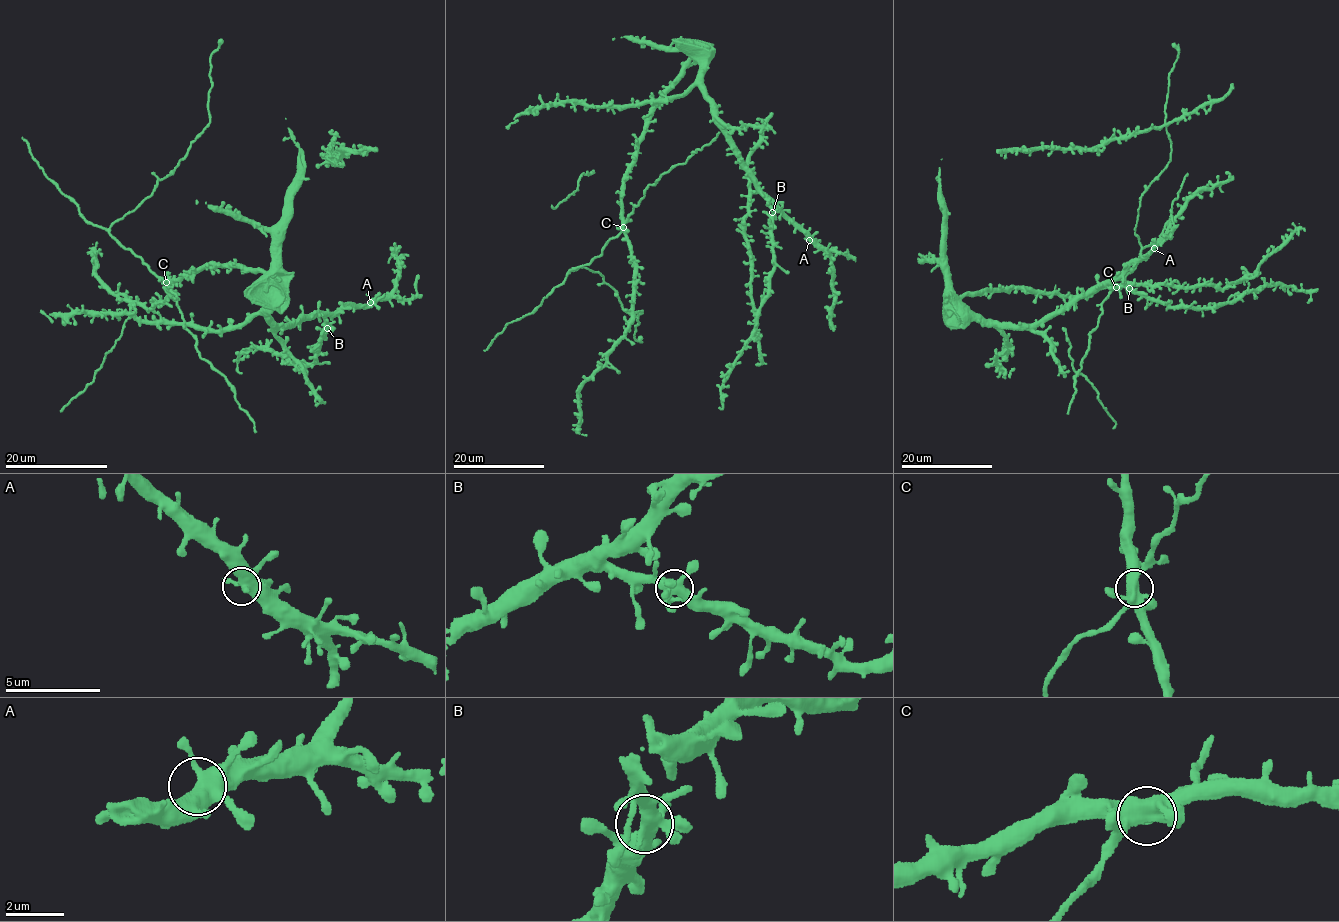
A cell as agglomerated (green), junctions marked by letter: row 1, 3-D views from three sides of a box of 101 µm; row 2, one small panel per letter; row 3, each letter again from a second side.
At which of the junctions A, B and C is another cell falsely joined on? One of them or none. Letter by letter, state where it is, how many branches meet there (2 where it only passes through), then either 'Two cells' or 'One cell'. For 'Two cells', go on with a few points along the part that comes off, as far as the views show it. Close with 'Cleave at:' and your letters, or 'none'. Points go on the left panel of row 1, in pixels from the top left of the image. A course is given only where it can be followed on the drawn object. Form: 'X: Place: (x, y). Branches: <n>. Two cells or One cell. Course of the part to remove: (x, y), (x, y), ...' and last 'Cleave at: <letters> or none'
A: Place: (370, 302). Branches: 5. One cell
B: Place: (327, 328). Branches: 5. One cell
C: Place: (166, 282). Branches: 5. One cell
Cleave at: none

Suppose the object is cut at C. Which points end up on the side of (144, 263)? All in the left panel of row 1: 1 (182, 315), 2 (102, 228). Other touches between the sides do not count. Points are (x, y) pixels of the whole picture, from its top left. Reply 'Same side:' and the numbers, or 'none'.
Same side: 1, 2

